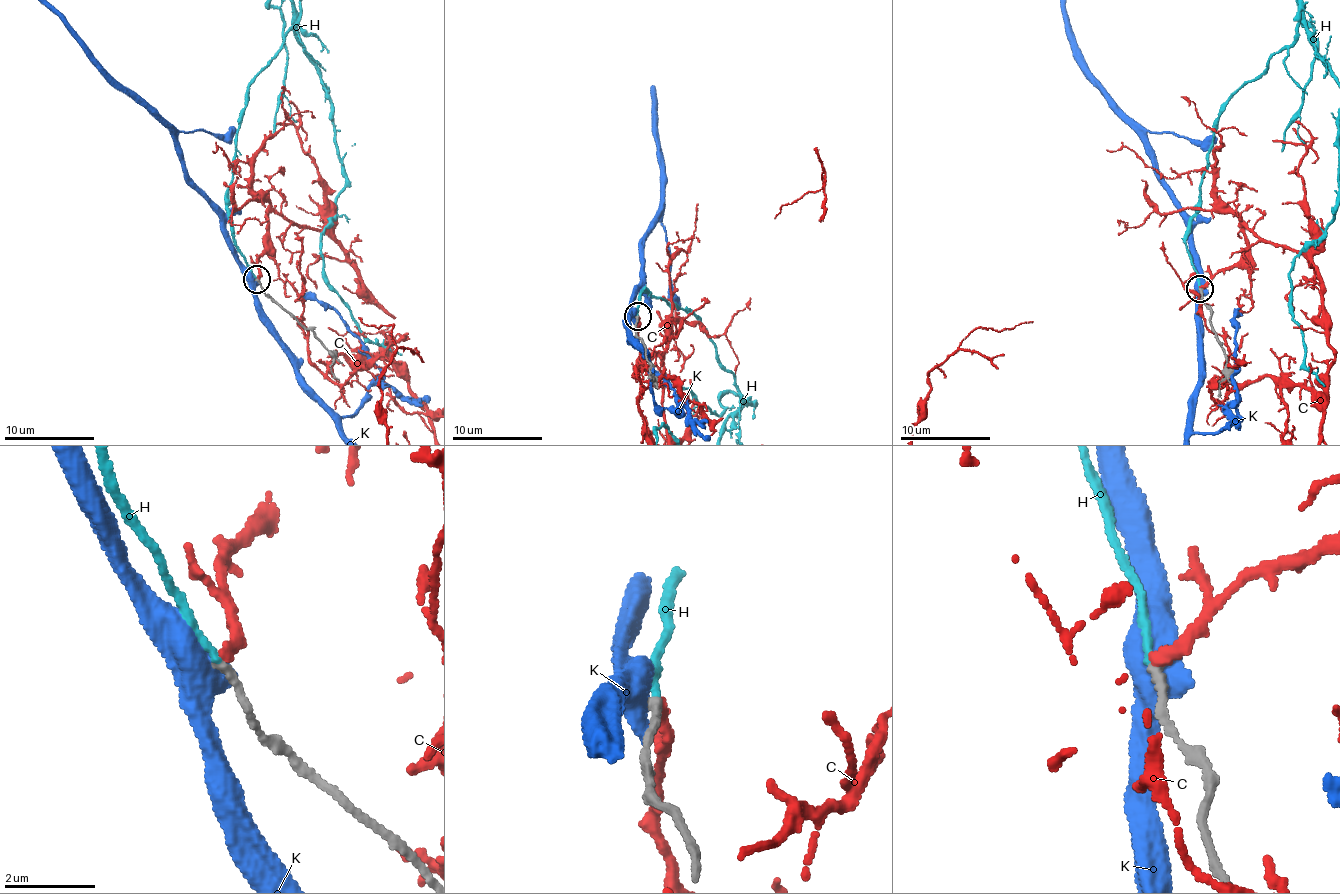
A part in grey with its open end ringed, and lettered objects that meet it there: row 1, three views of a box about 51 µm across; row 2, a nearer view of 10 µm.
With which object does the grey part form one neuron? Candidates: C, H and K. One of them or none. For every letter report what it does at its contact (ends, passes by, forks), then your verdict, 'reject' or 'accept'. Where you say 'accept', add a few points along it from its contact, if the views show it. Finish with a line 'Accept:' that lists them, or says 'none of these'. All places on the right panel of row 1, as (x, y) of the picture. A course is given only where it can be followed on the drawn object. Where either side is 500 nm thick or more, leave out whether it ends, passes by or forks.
C: it ends | reject
H: it ends | accept
K: reject
Accept: H

